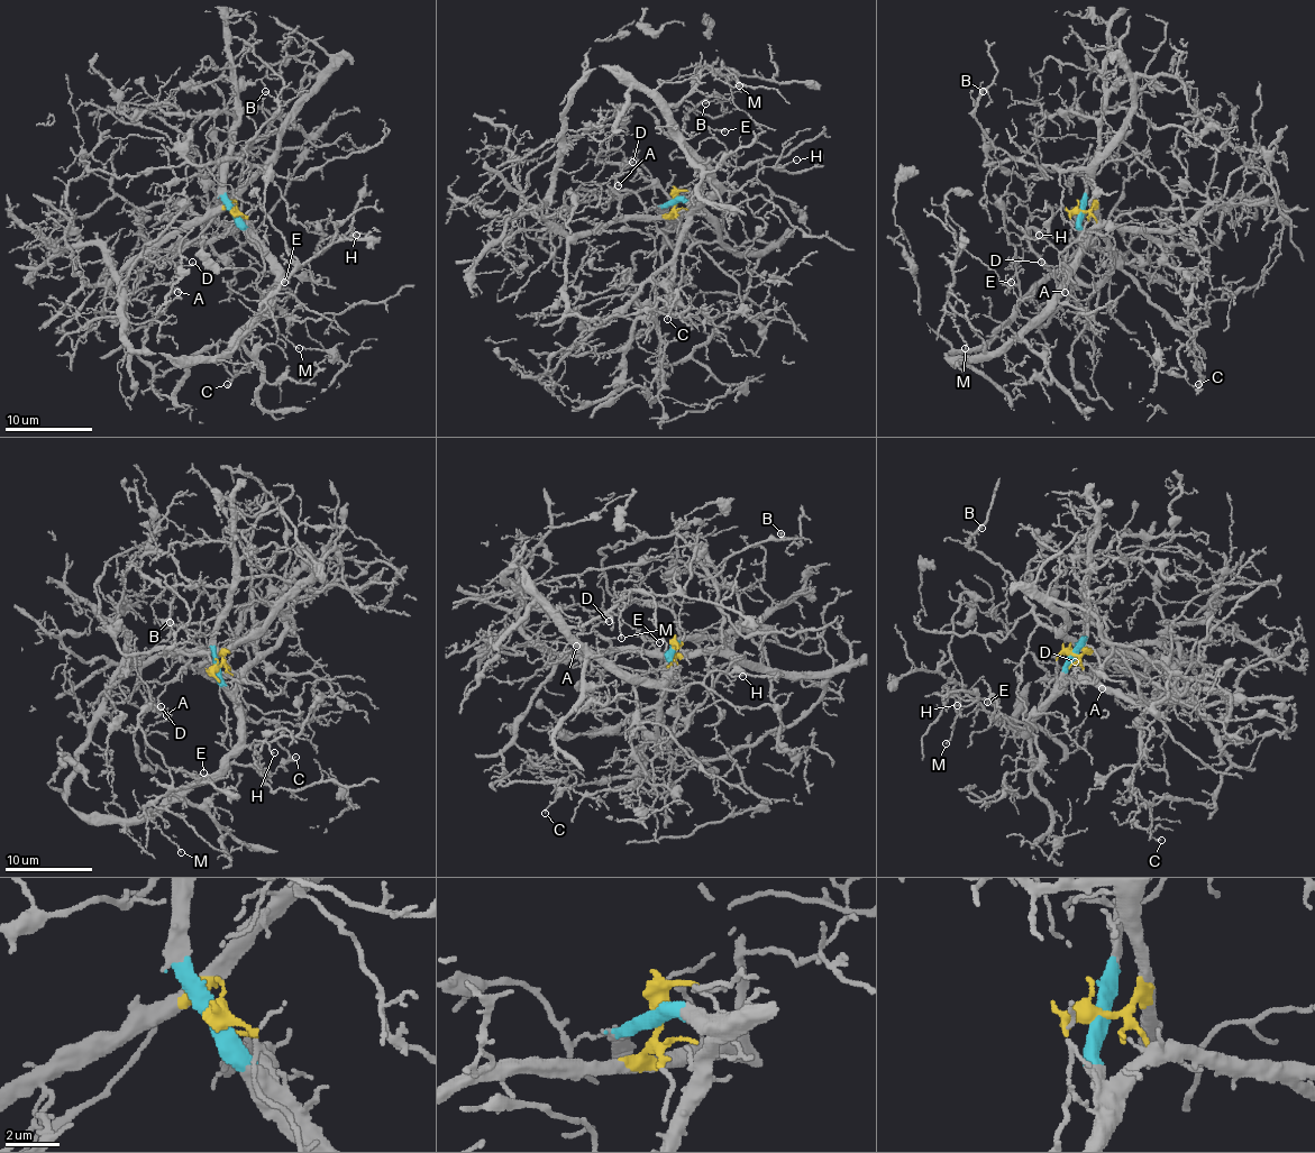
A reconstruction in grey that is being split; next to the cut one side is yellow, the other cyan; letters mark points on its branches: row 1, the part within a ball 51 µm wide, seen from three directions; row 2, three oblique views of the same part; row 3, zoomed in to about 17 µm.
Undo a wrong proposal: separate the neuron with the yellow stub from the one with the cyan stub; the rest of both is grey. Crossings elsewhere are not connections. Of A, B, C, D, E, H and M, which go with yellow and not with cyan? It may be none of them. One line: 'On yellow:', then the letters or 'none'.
On yellow: A, B, C, D

